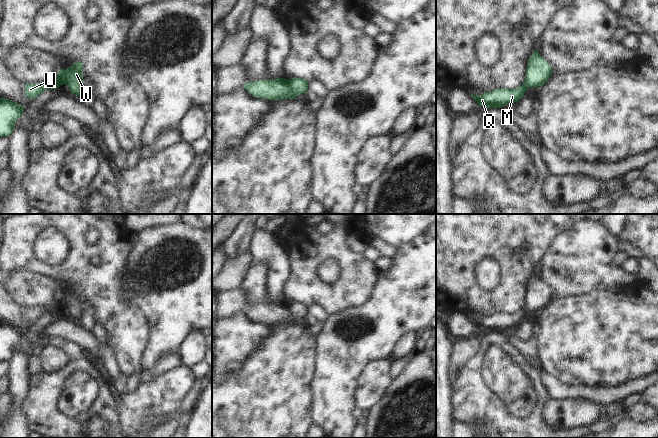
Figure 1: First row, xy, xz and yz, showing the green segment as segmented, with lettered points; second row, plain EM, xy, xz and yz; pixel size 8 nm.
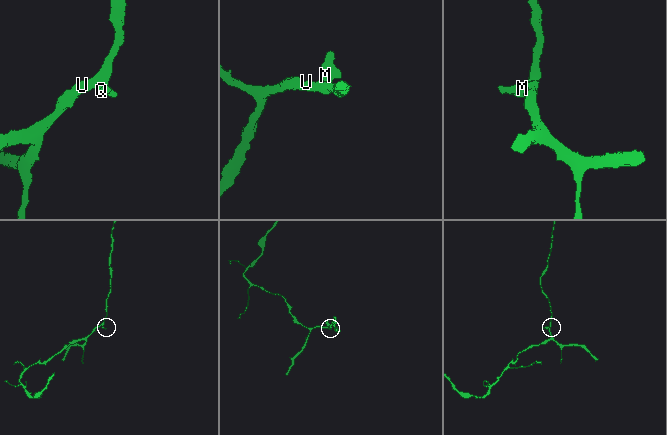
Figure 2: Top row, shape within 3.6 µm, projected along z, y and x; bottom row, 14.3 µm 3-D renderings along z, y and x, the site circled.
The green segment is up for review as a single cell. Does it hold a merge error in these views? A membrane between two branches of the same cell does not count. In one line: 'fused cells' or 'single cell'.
single cell

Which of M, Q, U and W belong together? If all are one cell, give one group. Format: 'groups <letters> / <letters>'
groups M Q U W

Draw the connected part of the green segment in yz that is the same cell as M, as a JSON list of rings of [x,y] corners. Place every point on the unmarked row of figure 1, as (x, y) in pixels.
[[[534,274],[528,283],[526,291],[525,306],[514,313],[497,312],[485,316],[482,319],[471,318],[472,322],[484,332],[500,332],[502,330],[518,326],[526,316],[528,311],[543,310],[552,298],[551,289]]]

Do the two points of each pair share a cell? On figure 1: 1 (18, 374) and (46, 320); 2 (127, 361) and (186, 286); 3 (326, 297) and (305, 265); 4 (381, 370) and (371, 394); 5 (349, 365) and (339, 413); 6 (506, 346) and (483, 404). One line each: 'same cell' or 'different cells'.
1: same cell
2: different cells
3: same cell
4: same cell
5: same cell
6: same cell

